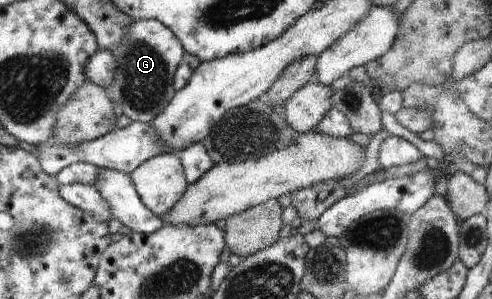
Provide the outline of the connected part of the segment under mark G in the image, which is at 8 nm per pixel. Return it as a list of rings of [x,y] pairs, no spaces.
[[[134,20],[126,38],[111,50],[117,60],[113,83],[113,105],[121,105],[131,121],[150,124],[159,115],[176,92],[173,76],[186,51],[177,36],[160,21]]]

